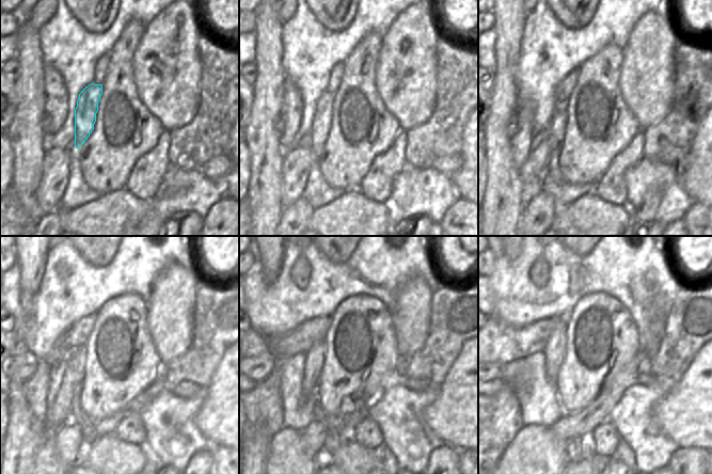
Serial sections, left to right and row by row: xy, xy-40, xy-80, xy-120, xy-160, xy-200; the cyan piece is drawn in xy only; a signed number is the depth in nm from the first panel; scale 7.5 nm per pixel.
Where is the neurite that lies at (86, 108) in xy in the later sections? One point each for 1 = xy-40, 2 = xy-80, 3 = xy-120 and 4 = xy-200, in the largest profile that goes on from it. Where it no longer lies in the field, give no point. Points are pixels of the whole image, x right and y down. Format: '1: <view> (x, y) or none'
1: xy-40 (321, 122)
2: xy-80 (557, 125)
3: xy-120 (78, 415)
4: xy-200 (576, 448)

